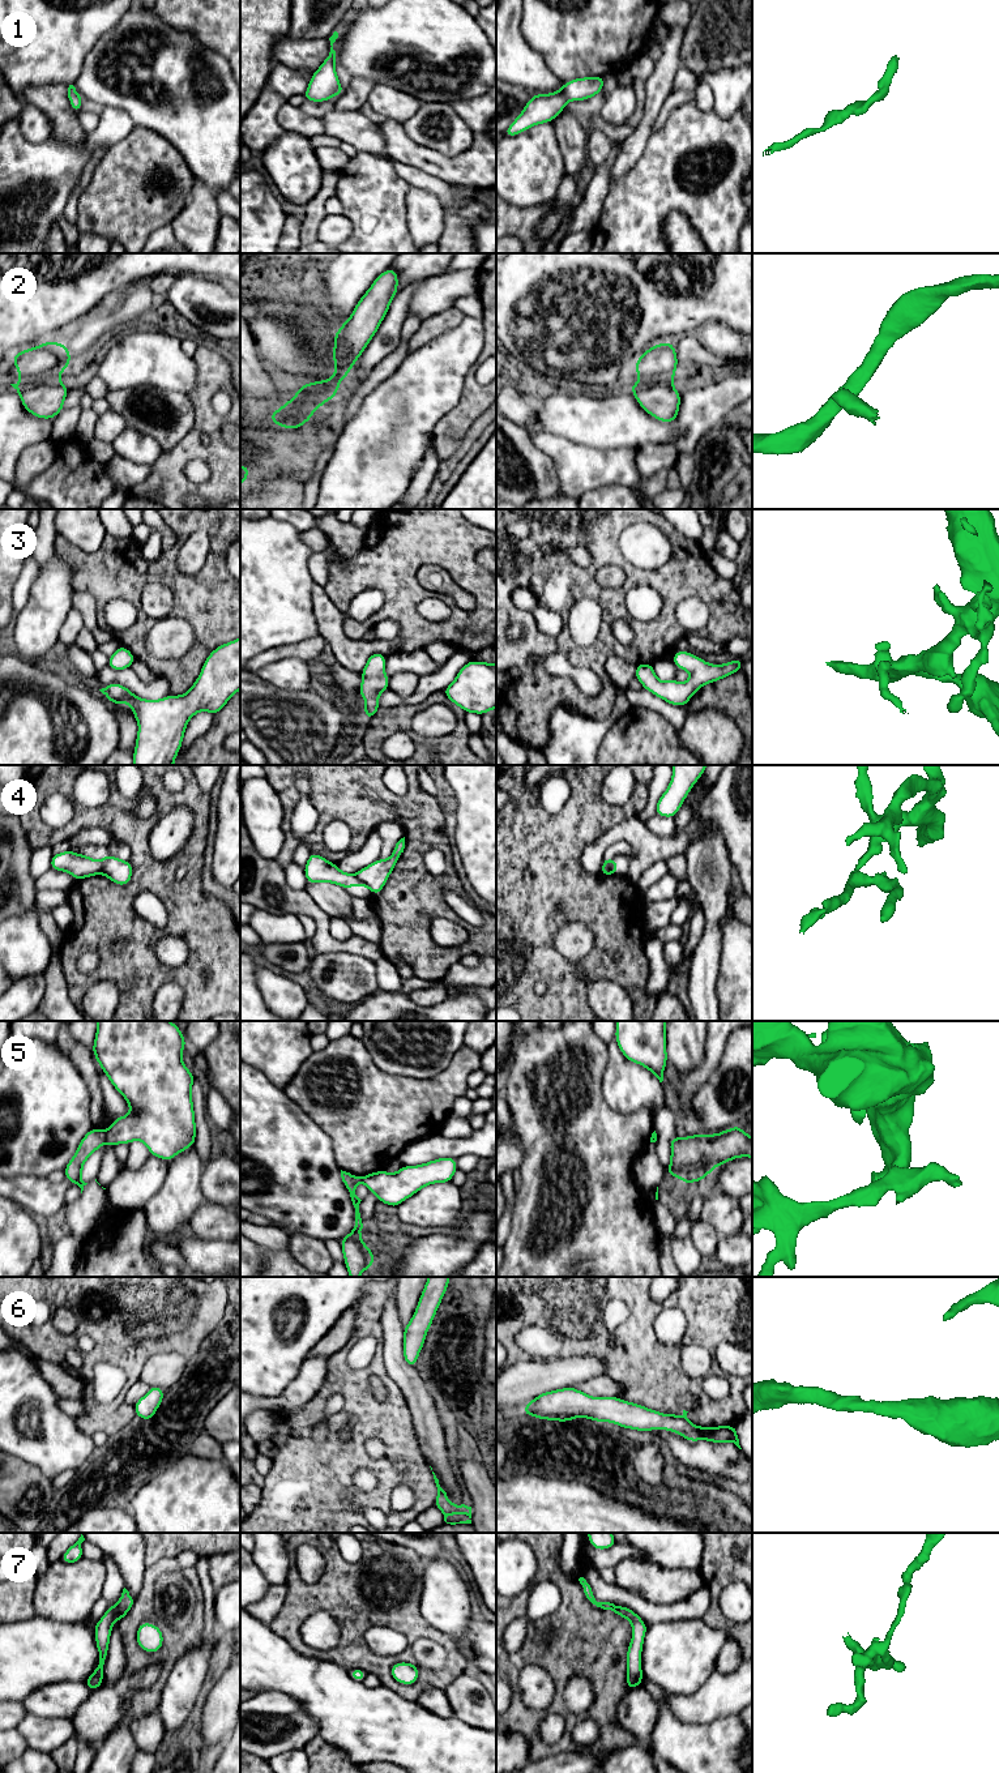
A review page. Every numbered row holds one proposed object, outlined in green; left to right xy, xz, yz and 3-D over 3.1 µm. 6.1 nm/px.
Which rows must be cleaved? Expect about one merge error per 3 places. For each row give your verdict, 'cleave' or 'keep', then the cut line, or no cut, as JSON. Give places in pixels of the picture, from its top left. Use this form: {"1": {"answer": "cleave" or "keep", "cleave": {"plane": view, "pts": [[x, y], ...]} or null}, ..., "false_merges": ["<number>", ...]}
{"1": {"answer": "keep", "cleave": null}, "2": {"answer": "keep", "cleave": null}, "3": {"answer": "keep", "cleave": null}, "4": {"answer": "cleave", "cleave": {"plane": "xz", "pts": [[354, 875], [367, 885]]}}, "5": {"answer": "cleave", "cleave": {"plane": "xy", "pts": [[105, 1132], [107, 1141]]}}, "6": {"answer": "keep", "cleave": null}, "7": {"answer": "keep", "cleave": null}, "false_merges": ["4", "5"]}

